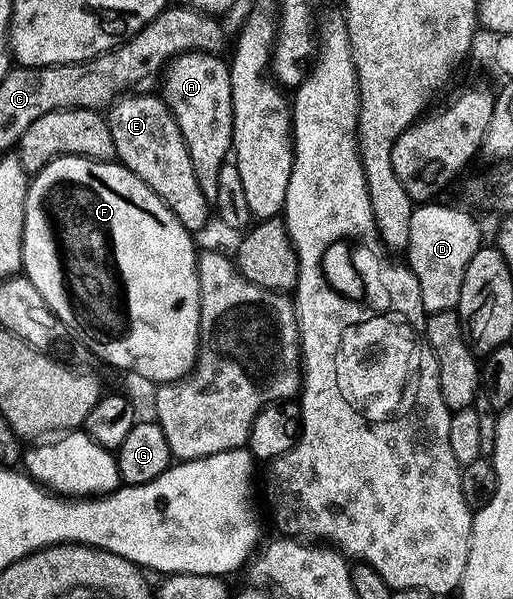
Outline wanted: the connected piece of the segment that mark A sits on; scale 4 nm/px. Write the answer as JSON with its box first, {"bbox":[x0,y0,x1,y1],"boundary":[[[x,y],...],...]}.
{"bbox":[161,50,233,204],"boundary":[[[198,50],[178,54],[165,67],[165,77],[162,79],[163,91],[161,91],[163,101],[177,120],[177,128],[181,128],[181,136],[193,160],[193,172],[197,172],[197,184],[201,184],[201,192],[205,192],[205,200],[212,204],[217,200],[217,175],[220,174],[223,163],[228,161],[233,150],[231,68],[219,57],[218,53]]]}

